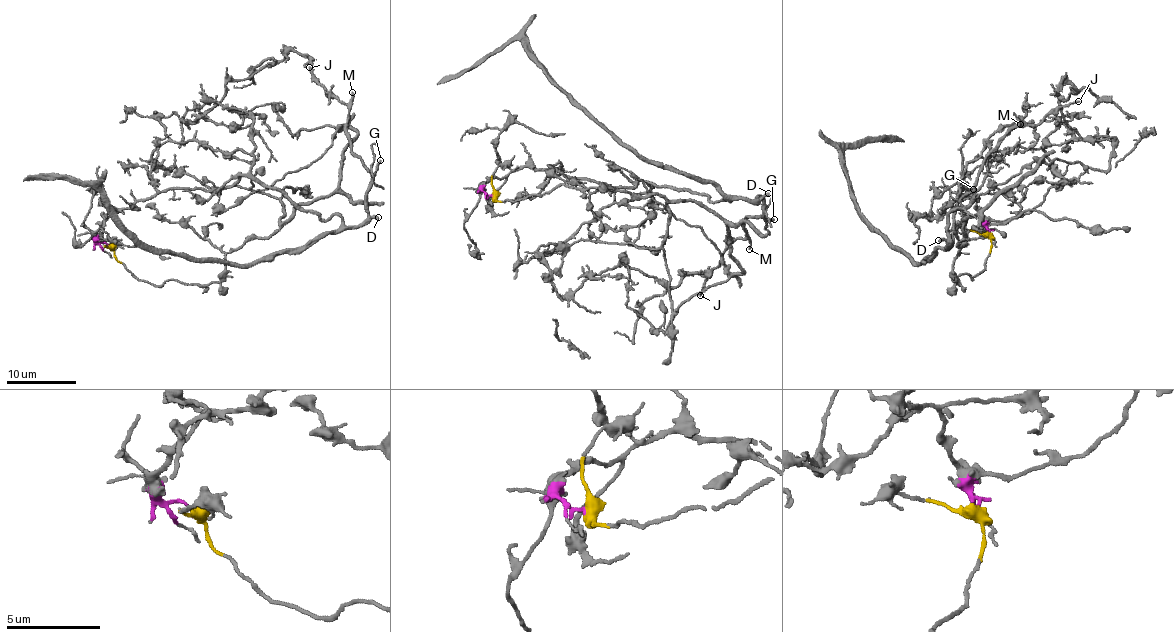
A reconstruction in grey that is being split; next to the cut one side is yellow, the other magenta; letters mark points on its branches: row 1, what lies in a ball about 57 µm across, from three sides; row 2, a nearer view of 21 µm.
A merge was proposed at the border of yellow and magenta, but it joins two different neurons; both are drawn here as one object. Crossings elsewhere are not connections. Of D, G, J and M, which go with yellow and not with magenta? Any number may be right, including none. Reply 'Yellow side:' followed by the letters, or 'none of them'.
Yellow side: none of them

